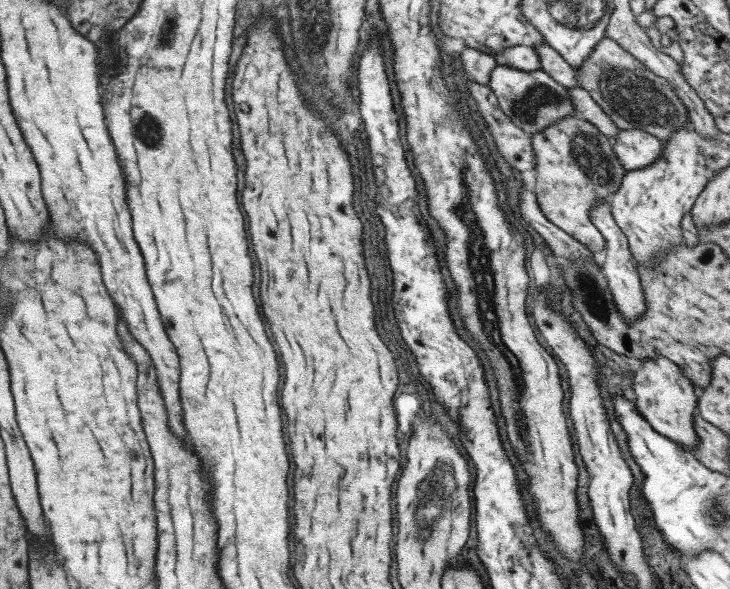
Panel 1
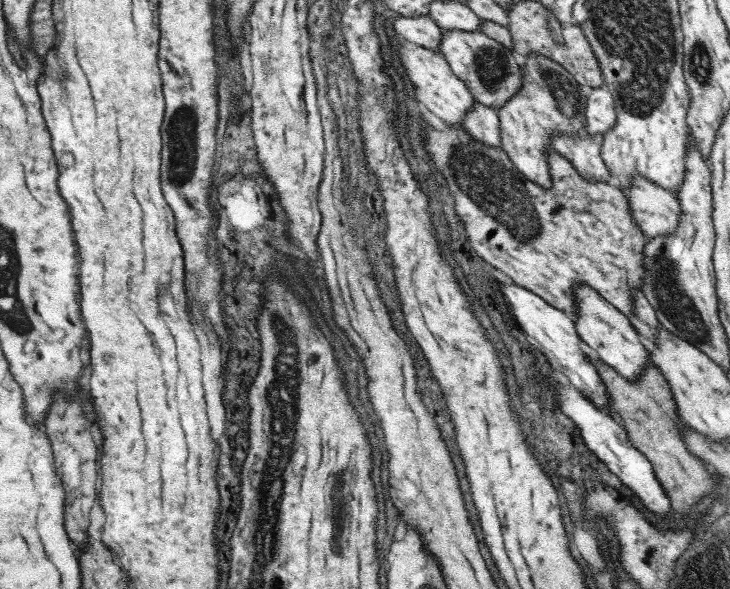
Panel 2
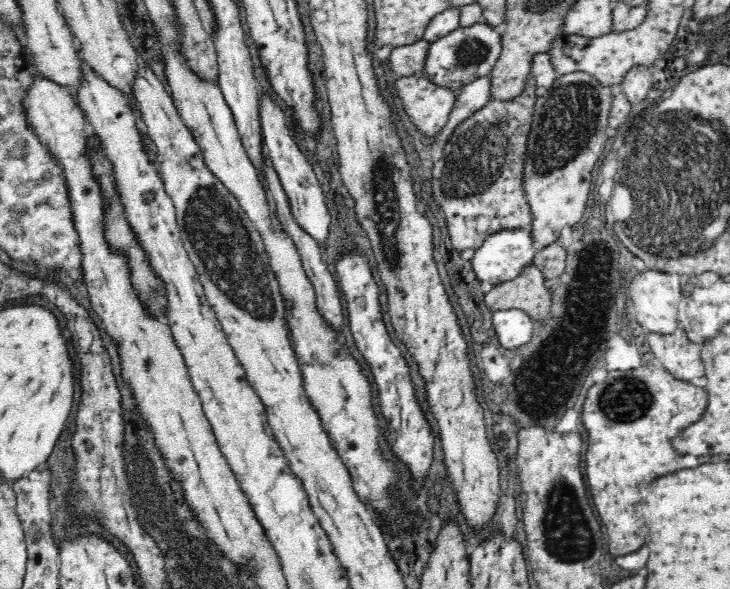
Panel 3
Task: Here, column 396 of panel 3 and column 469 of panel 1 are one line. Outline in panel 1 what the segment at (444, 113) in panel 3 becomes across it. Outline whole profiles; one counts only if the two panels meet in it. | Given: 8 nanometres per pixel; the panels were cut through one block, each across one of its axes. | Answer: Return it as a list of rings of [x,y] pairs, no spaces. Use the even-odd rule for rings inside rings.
[[[467,80],[465,88],[469,92],[469,96],[473,98],[473,102],[477,104],[477,114],[483,118],[485,126],[487,126],[487,132],[493,137],[493,144],[503,160],[509,164],[518,172],[523,170],[531,170],[535,165],[535,157],[533,157],[533,148],[531,148],[530,135],[523,132],[523,130],[517,128],[512,124],[512,121],[508,116],[505,116],[504,112],[498,107],[493,91],[487,85],[477,84],[475,81]]]

